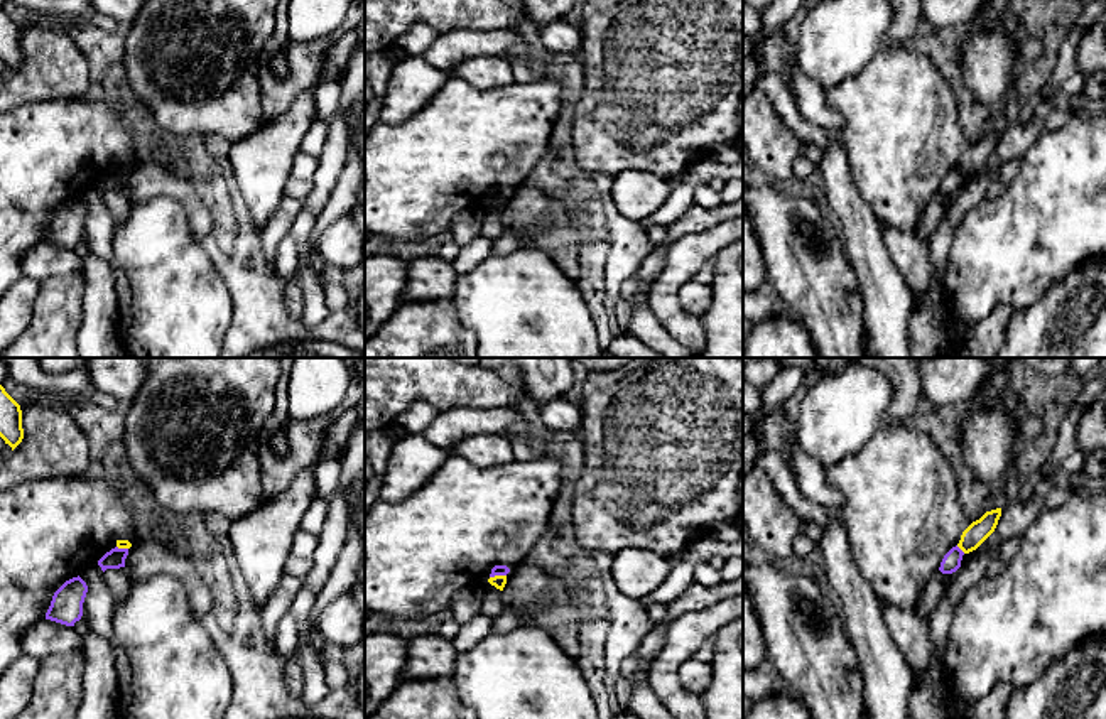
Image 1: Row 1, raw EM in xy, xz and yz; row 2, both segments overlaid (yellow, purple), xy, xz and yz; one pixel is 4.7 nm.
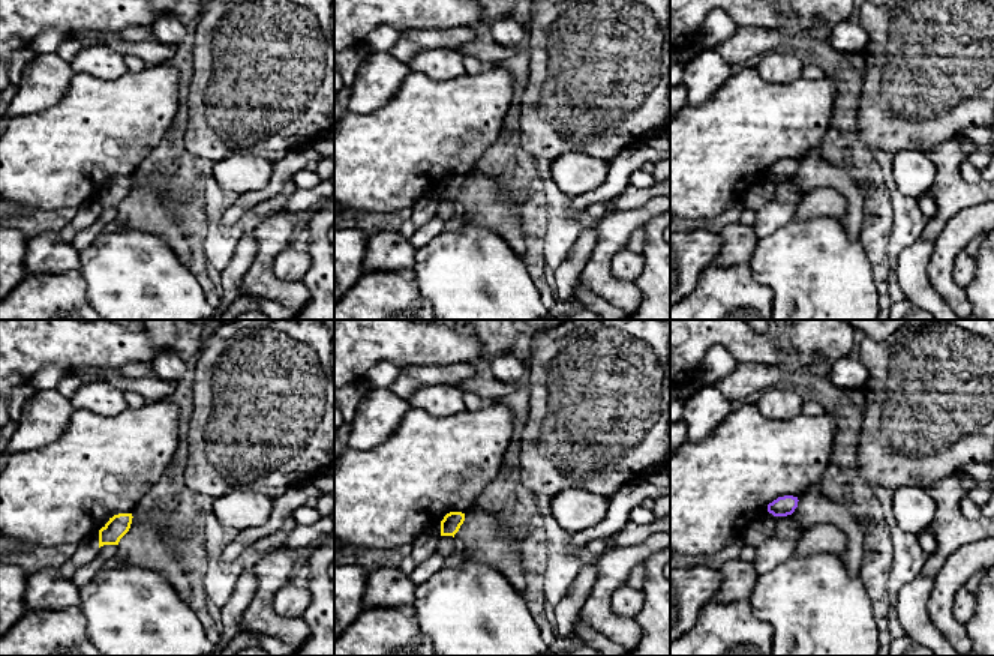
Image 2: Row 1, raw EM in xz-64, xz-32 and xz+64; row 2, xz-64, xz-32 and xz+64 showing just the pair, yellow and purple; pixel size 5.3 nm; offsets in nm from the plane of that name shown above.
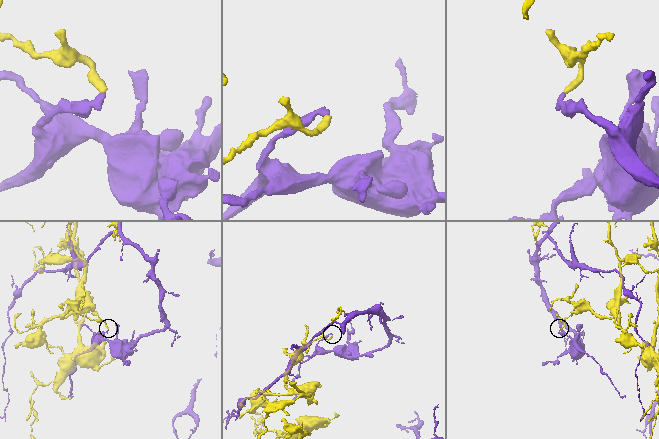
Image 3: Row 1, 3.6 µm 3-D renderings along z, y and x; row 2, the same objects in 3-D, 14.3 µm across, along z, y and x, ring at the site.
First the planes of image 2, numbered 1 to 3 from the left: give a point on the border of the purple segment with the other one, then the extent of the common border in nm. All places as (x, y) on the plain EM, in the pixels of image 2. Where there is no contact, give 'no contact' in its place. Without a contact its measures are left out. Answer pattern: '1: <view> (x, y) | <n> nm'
1: no contact
2: no contact
3: no contact

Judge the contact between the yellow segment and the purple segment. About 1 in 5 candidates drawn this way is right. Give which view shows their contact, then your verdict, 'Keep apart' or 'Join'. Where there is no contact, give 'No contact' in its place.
Touches yellow in xz. Keep apart

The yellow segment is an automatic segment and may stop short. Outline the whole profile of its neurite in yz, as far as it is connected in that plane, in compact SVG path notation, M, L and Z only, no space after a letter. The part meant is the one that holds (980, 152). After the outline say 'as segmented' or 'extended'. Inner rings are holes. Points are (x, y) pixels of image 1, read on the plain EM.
M1001 130L986 133L979 142L973 143L961 157L957 169L969 176L976 172L996 150Z | as segmented

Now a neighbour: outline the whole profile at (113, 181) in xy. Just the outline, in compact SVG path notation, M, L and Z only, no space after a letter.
M111 170L110 174L106 174L100 182L98 187L101 189L101 192L105 194L106 191L120 191L125 189L125 181L128 177L128 170Z

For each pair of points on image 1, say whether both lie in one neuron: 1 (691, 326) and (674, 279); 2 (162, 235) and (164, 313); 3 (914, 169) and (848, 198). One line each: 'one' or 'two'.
1: one
2: one
3: two

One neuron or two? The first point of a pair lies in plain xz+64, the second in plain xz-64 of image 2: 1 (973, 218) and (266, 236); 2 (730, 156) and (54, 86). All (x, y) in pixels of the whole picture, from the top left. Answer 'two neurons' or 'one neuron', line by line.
1: one neuron
2: two neurons

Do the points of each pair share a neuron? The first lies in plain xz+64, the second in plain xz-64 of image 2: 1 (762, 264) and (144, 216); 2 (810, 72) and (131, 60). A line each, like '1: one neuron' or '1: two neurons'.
1: two neurons
2: one neuron

